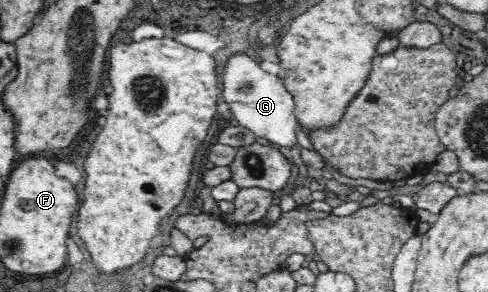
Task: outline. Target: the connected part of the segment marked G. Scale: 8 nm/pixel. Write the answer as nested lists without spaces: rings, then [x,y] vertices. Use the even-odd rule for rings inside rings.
[[[236,53],[228,57],[222,69],[221,97],[228,103],[229,110],[238,120],[238,125],[250,130],[255,136],[264,137],[271,143],[281,145],[283,149],[291,149],[296,145],[296,132],[298,120],[296,117],[295,103],[291,93],[285,88],[283,81],[276,75],[270,75],[260,68],[256,61],[246,53]]]

